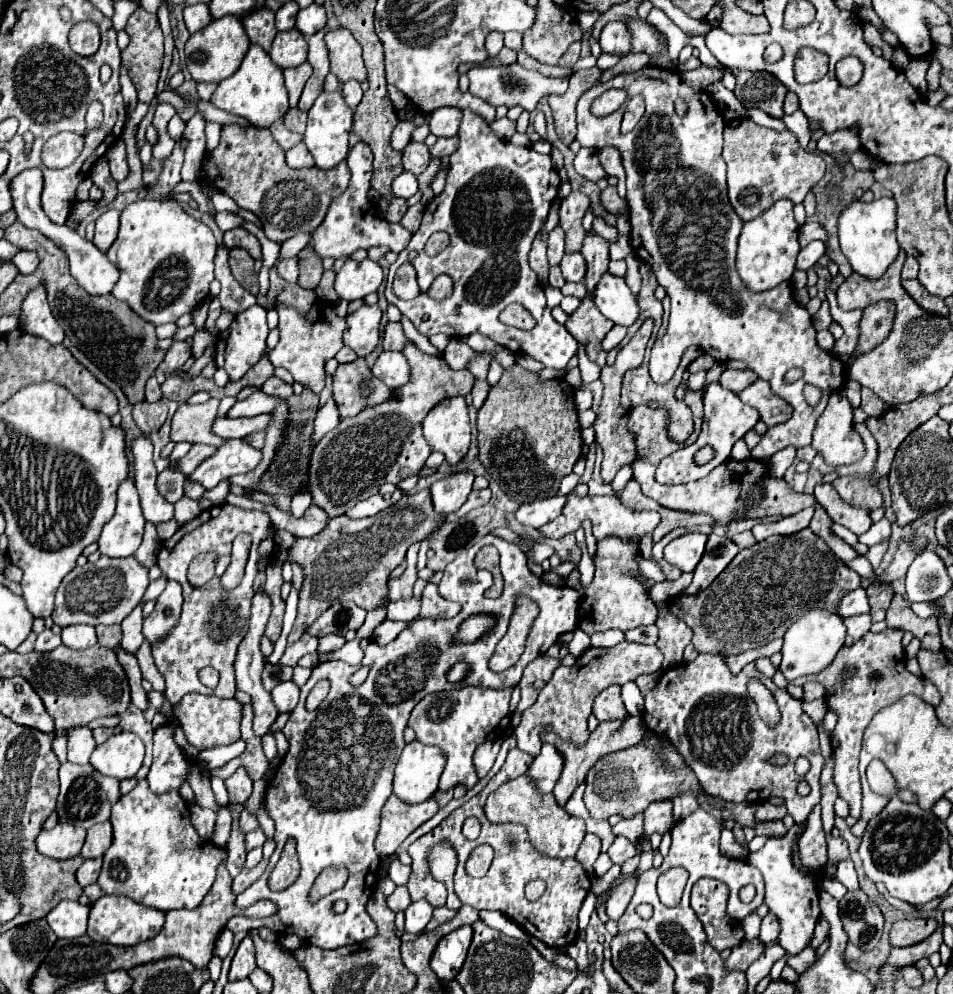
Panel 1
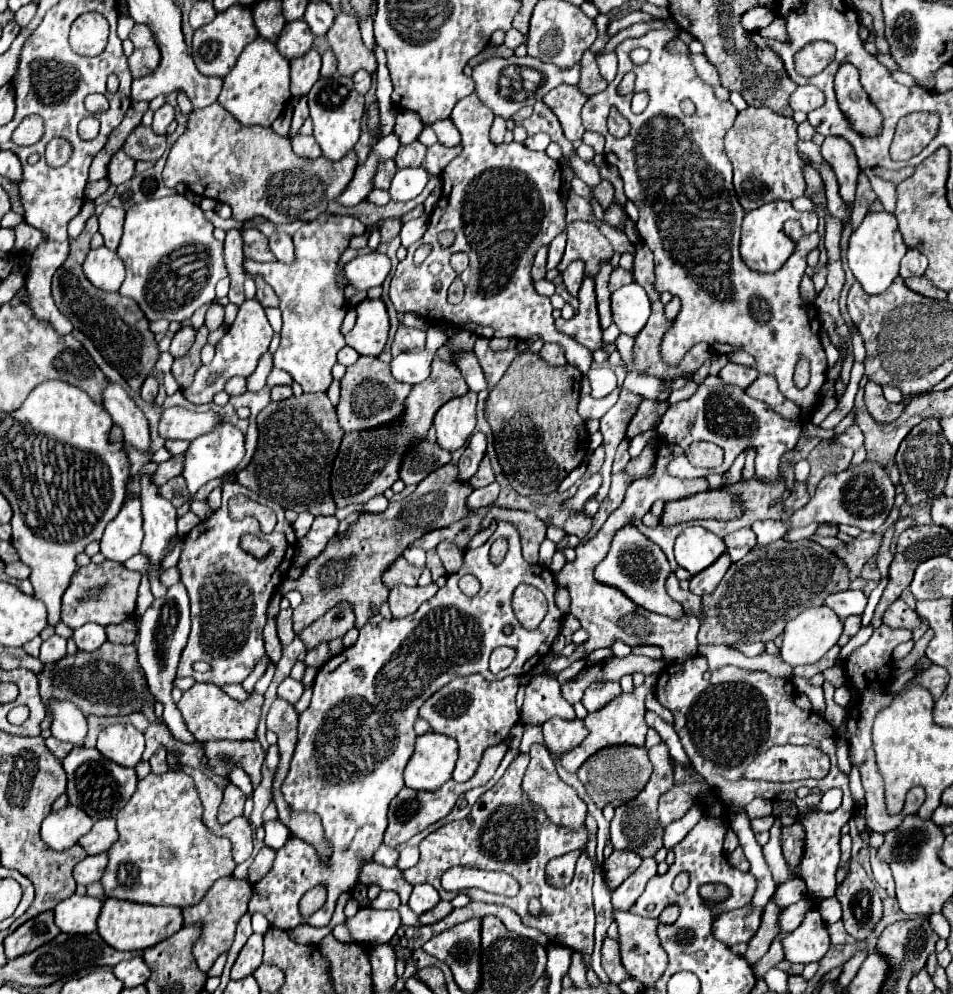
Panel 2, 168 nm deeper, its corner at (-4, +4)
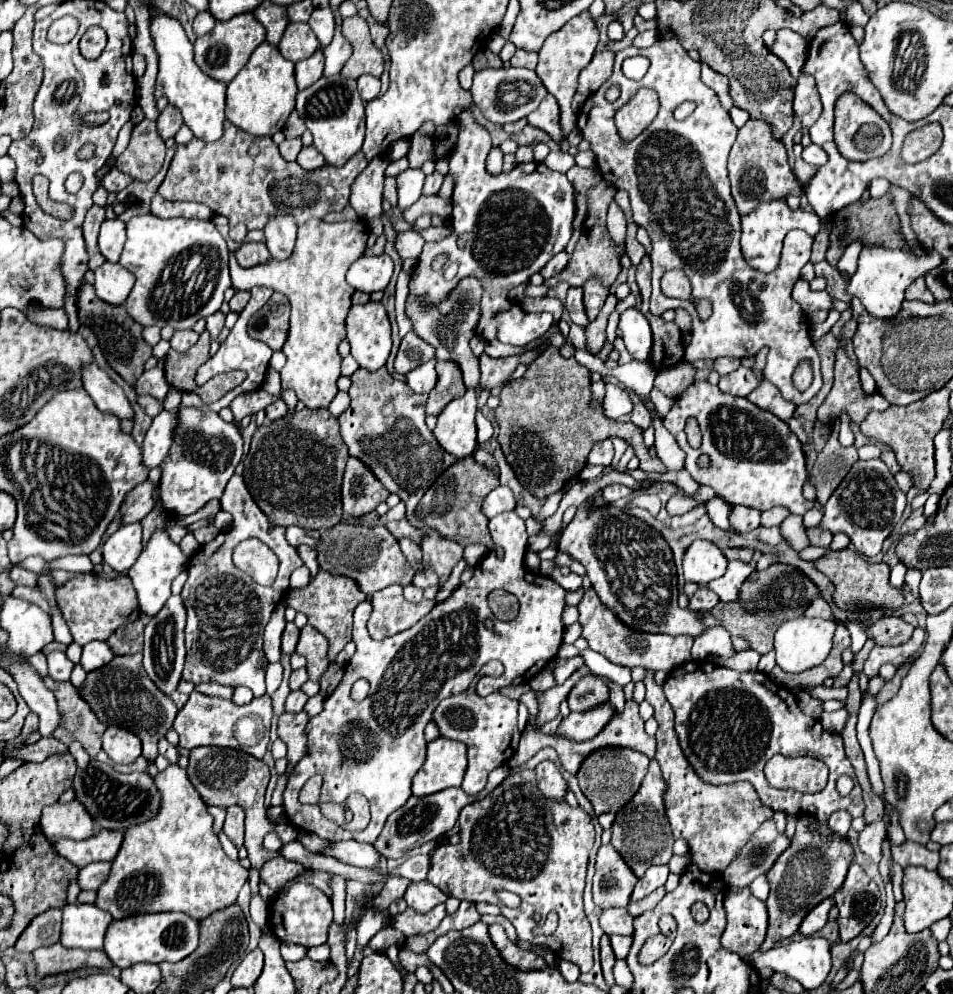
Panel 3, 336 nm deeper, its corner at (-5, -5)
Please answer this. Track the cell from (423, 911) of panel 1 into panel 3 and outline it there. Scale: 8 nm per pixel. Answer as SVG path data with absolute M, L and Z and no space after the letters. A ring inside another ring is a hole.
M427 881L411 883L409 889L405 891L407 905L417 913L429 913L433 907L437 907L437 903L445 903L447 898L435 885Z

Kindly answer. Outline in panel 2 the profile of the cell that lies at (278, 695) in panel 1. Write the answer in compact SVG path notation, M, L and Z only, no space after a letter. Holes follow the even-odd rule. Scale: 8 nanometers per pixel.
M286 678L286 680L278 686L278 698L286 700L286 702L290 702L290 704L296 704L298 698L302 696L302 692L304 692L302 682L296 682L296 680L292 680L292 678Z

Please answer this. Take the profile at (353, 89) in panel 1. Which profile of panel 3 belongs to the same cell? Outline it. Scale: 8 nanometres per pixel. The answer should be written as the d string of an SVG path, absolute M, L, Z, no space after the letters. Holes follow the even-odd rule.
M361 75L361 77L357 79L357 83L359 83L359 95L361 95L365 101L371 101L371 99L375 99L375 97L379 95L381 83L379 83L377 77L373 77L373 75Z

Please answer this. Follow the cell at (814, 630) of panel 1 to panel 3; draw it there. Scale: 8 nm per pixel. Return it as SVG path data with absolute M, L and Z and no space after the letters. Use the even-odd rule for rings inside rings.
M799 617L793 621L785 621L777 633L775 633L775 651L777 651L777 665L787 673L801 673L805 669L821 665L831 647L833 647L833 635L835 635L837 623L829 619L809 619Z

